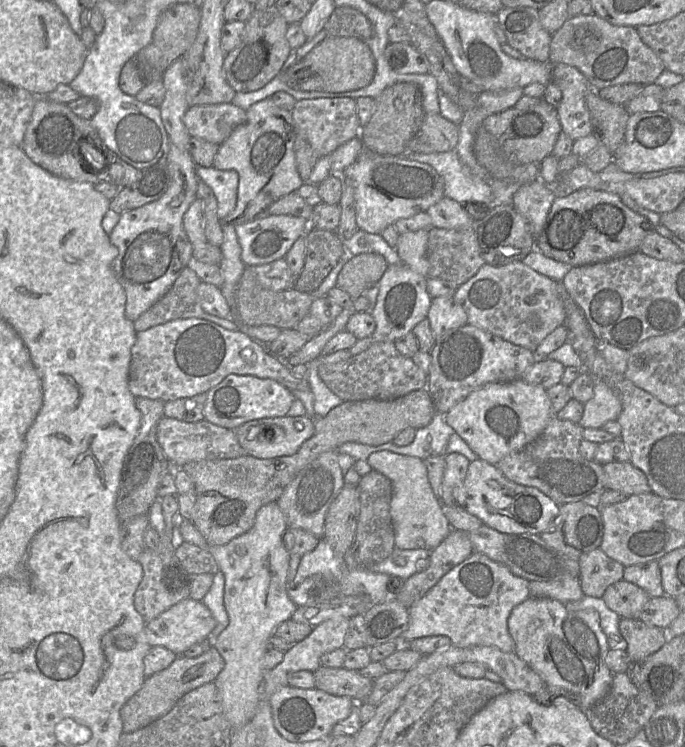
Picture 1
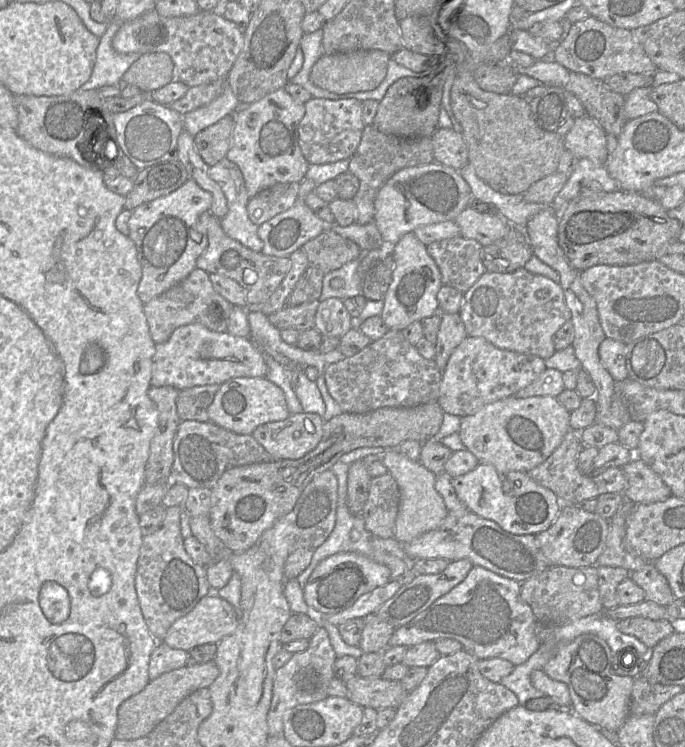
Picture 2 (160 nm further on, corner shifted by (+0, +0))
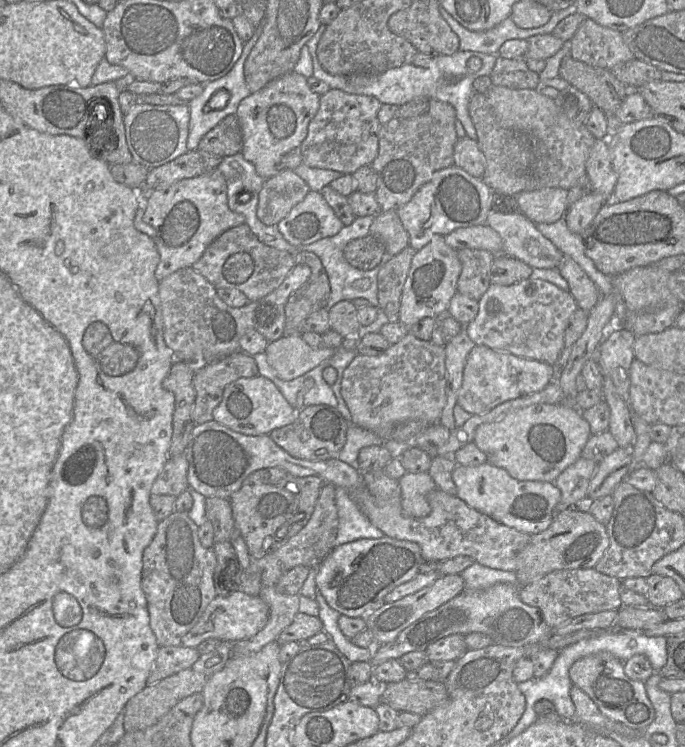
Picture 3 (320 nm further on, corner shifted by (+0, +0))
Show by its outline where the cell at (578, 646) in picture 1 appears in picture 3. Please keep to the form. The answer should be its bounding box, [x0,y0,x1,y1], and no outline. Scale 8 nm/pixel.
[569,652,655,731]

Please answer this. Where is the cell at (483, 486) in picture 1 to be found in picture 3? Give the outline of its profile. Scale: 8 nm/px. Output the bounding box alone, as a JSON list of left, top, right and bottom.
[452,462,561,535]

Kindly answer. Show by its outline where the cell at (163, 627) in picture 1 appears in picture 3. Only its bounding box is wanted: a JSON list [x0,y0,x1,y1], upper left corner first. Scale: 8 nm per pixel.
[181,592,269,648]

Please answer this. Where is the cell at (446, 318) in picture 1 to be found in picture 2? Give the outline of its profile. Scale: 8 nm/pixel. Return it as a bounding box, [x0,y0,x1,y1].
[435,313,468,373]

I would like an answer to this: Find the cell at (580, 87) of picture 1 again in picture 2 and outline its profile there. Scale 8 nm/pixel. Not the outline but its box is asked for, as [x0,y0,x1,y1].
[564,115,608,165]

